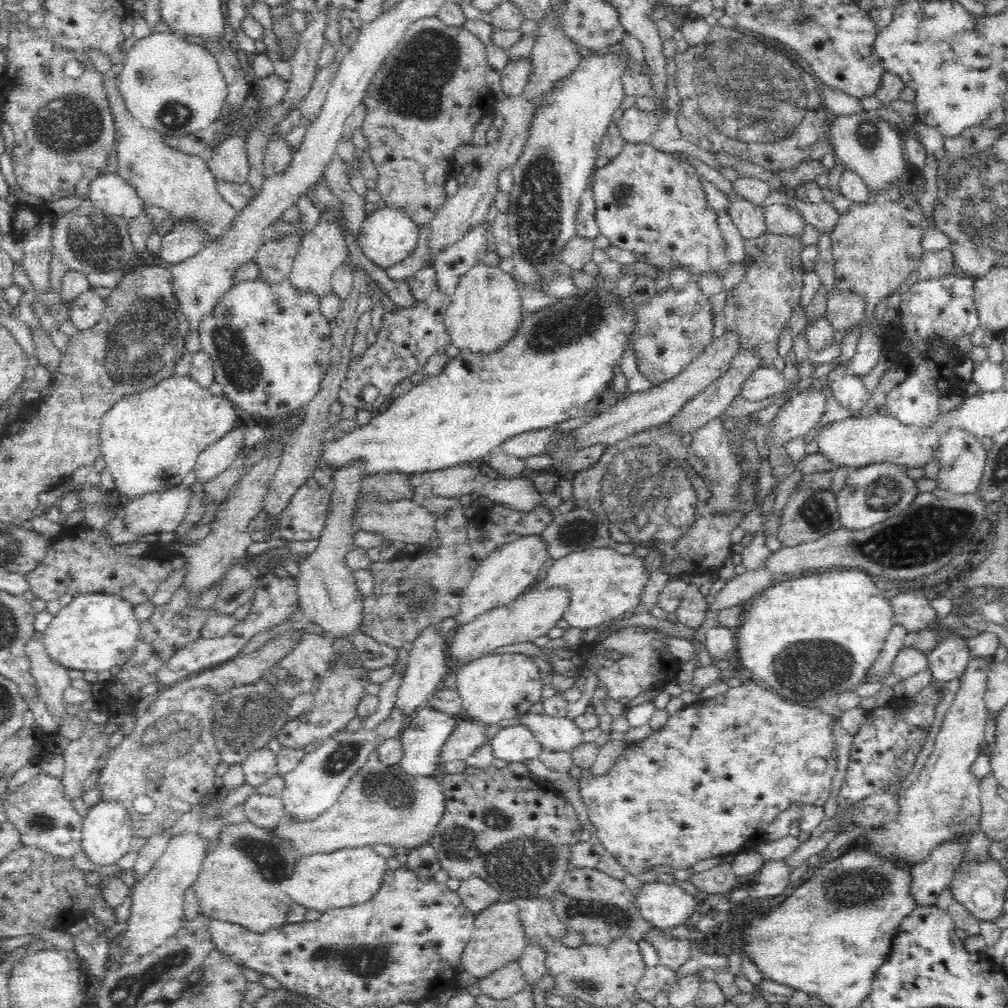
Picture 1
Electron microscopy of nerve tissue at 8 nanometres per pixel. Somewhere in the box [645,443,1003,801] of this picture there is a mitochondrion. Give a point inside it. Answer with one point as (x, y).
(931, 531)

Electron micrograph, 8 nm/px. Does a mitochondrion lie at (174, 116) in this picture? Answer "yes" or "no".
yes

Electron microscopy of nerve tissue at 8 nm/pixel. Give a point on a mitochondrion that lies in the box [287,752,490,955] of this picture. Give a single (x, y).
(389, 792)

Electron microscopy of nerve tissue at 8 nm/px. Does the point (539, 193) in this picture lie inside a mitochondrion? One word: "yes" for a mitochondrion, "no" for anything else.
yes

